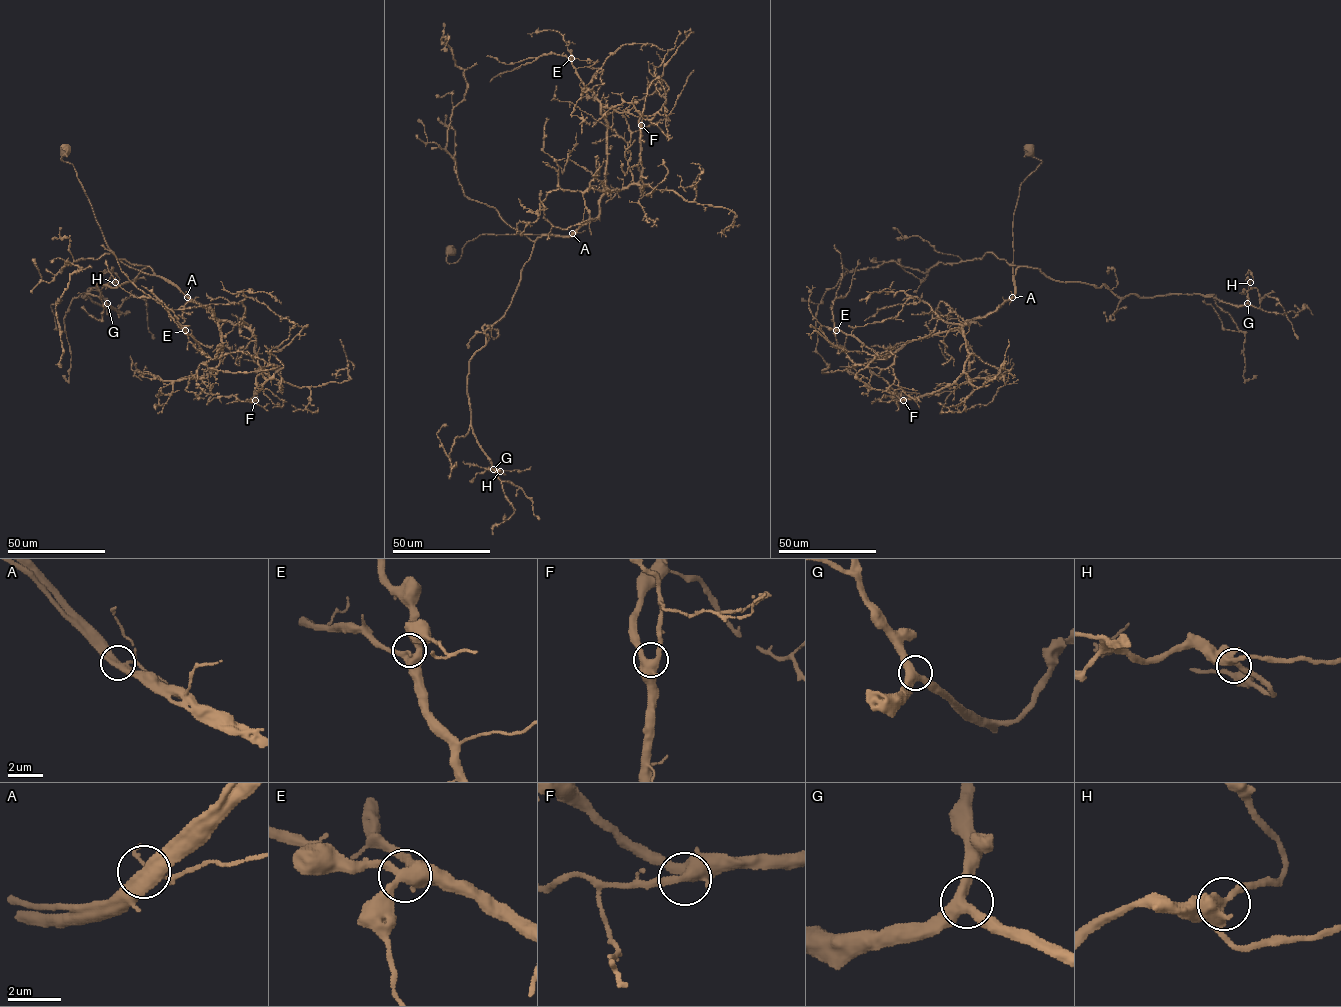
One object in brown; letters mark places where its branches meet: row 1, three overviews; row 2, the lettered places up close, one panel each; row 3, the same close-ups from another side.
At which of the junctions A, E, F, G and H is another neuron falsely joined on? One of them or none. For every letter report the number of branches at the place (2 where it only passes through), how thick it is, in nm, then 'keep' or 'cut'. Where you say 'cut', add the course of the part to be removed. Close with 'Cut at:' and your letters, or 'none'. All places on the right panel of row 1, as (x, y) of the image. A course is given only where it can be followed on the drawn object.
A: branches 4; calibre 440 nm; keep
E: branches 4; calibre 400 nm; keep
F: branches 4; calibre 480 nm; keep
G: branches 3; calibre 400 nm; keep
H: branches 4; calibre 420 nm; keep
Cut at: none

